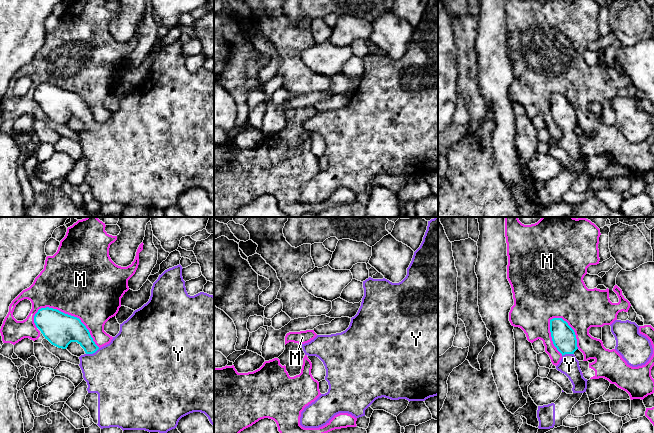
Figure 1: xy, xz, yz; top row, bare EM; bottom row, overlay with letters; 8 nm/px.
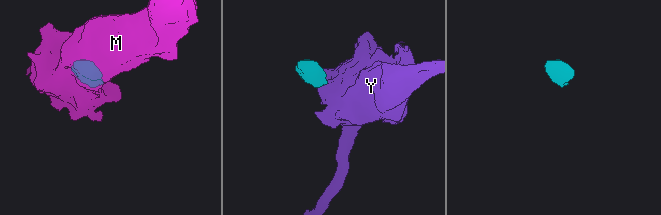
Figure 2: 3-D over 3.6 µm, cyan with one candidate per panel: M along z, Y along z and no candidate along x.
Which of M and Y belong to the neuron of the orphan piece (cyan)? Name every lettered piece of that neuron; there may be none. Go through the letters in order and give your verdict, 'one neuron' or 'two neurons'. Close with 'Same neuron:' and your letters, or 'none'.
M: two neurons
Y: one neuron
Same neuron: Y

